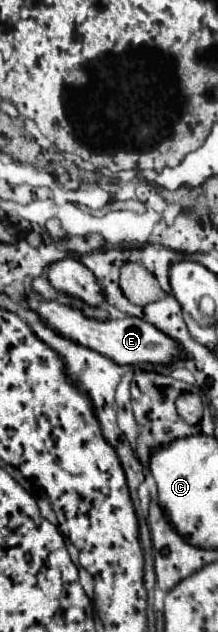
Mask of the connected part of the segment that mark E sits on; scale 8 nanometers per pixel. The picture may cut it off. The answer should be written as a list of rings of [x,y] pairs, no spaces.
[[[27,292],[25,302],[27,306],[57,334],[61,334],[63,338],[69,338],[81,346],[87,346],[107,358],[111,358],[117,364],[169,364],[173,358],[179,356],[179,346],[175,340],[171,340],[169,336],[165,336],[163,332],[159,332],[155,326],[151,326],[149,322],[141,320],[141,318],[133,318],[133,316],[125,316],[119,320],[99,320],[99,318],[89,318],[83,314],[83,310],[61,304],[57,300],[35,300],[33,296],[37,296],[35,292]]]

